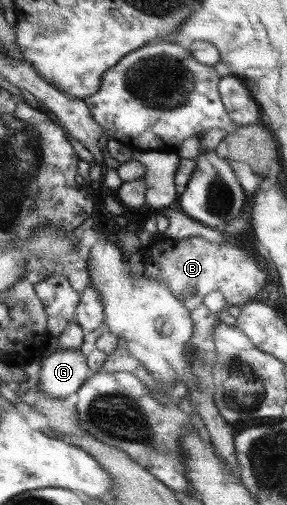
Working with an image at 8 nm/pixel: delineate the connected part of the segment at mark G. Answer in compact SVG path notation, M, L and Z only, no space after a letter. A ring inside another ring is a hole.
M56 350L40 360L36 389L48 397L63 400L70 393L76 393L85 382L86 371L86 356L81 350Z

